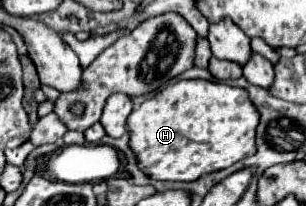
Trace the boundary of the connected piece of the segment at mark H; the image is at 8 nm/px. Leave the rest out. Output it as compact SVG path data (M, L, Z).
M179 80L135 108L127 118L131 134L131 148L137 154L139 168L155 180L183 180L193 182L203 174L223 170L235 162L255 154L255 130L259 126L259 112L253 106L249 92L239 86L229 86L217 80Z

